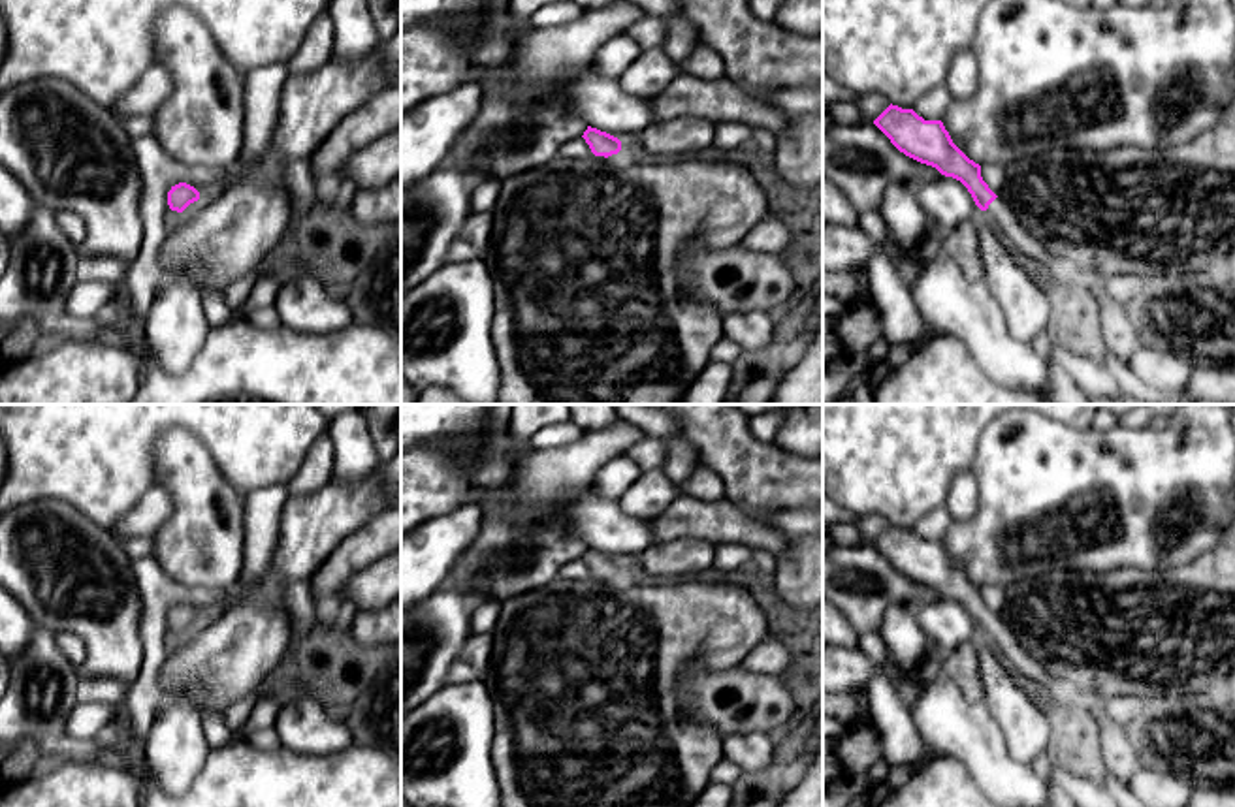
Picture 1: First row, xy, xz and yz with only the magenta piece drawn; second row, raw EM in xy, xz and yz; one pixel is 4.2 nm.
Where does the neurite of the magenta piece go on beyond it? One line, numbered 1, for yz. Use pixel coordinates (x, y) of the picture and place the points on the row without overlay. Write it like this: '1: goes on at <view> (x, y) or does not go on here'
1: goes on at yz (998, 632)

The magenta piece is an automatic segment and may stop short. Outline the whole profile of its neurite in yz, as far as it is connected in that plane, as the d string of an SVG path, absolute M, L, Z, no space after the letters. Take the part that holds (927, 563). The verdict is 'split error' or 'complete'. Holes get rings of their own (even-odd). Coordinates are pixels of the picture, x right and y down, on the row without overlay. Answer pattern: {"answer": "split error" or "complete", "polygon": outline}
{"answer": "split error", "polygon": "M889 527L874 546L906 578L936 589L941 596L960 602L986 640L996 643L1009 666L1026 681L1054 696L1054 679L1013 638L981 598L981 587L970 581L951 561L941 542L924 542L913 530Z"}

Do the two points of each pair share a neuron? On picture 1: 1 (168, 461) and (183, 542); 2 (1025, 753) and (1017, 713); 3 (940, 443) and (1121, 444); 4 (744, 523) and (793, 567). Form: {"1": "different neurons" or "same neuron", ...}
{"1": "same neuron", "2": "same neuron", "3": "different neurons", "4": "different neurons"}

